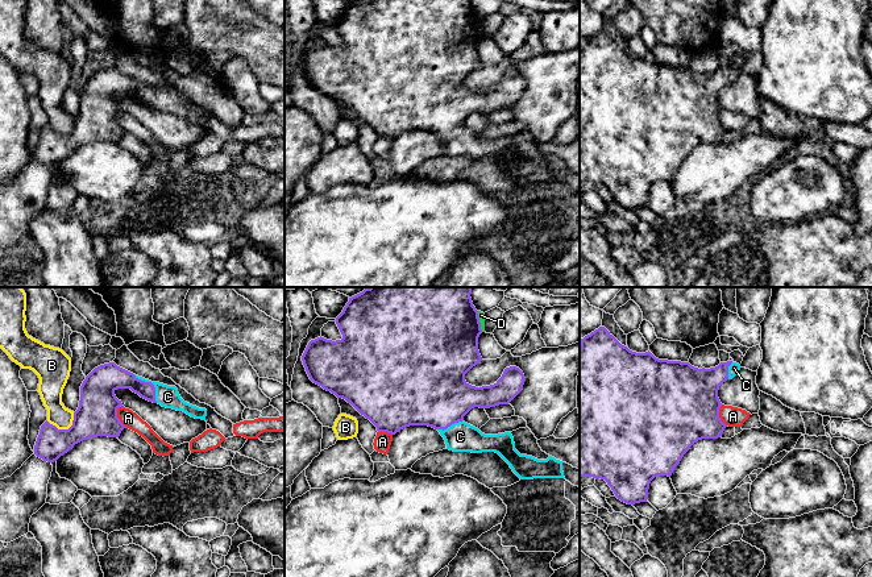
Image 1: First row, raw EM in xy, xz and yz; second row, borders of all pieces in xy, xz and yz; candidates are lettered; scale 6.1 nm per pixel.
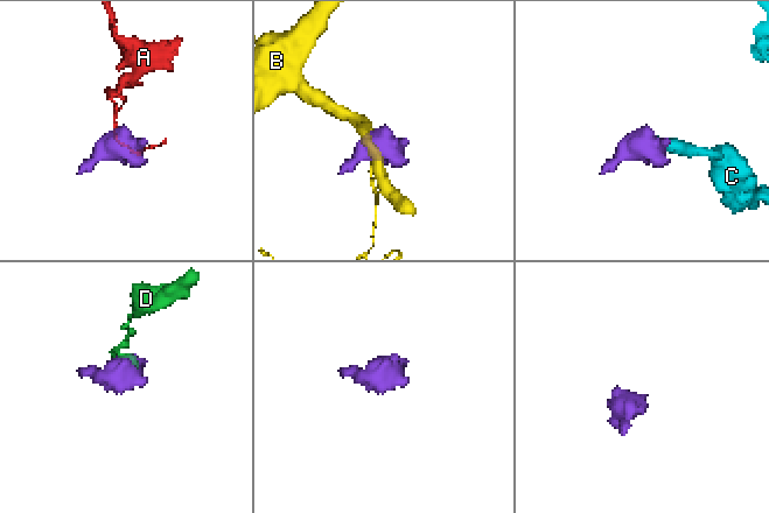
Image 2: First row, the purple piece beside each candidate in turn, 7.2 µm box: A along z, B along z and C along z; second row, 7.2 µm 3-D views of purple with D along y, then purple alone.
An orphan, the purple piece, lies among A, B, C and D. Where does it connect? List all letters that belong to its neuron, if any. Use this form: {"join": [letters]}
{"join": ["C"]}

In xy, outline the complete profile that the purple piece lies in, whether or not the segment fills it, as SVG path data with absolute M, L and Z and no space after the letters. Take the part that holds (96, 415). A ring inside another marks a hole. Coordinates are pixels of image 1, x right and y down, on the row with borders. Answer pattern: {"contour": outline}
{"contour": "M109 362L95 368L83 381L79 407L68 429L58 429L47 420L41 426L34 454L54 462L83 440L119 437L126 427L117 418L117 408L124 407L115 395L117 389L130 389L149 402L205 420L207 410L184 402L175 386L151 382Z"}

